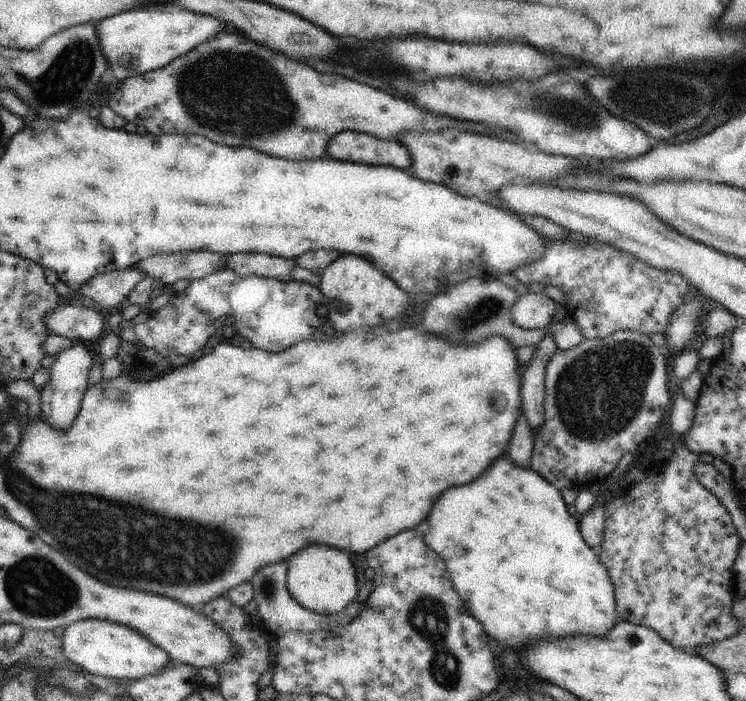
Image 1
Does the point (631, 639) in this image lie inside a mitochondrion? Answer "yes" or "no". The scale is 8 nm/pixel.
yes

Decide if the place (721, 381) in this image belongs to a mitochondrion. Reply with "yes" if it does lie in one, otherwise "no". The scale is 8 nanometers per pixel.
no

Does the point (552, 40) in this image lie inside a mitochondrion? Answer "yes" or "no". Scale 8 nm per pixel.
no

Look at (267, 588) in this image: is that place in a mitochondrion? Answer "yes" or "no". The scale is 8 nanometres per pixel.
yes

